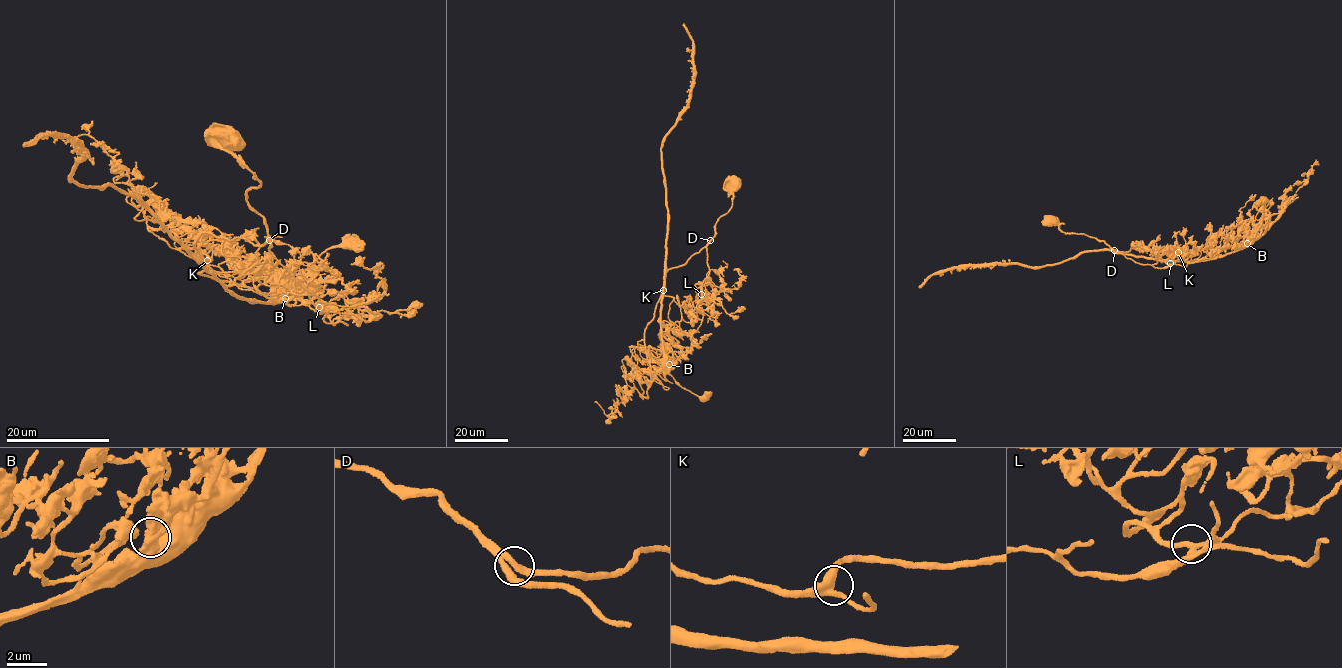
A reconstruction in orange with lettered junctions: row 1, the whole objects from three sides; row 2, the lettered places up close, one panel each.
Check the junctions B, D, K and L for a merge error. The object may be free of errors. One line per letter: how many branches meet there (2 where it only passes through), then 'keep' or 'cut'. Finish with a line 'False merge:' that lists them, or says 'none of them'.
B: 3 | cut
D: 3 | keep
K: 3 | keep
L: 3 | keep
False merge: B

